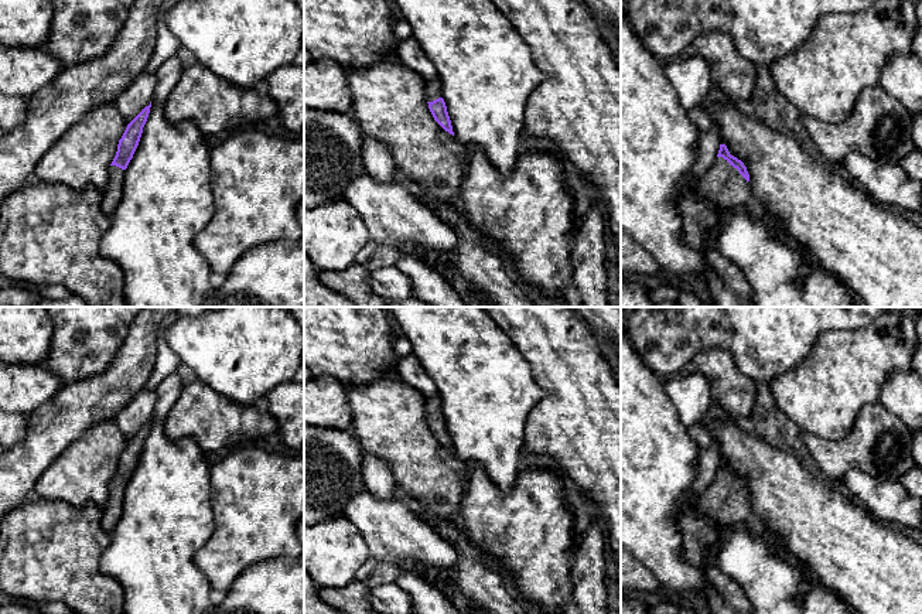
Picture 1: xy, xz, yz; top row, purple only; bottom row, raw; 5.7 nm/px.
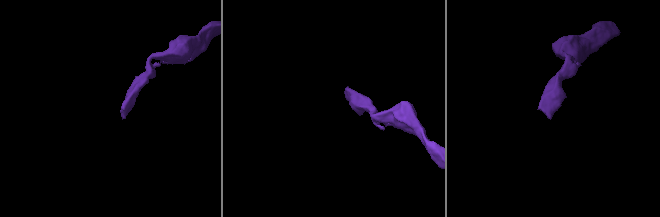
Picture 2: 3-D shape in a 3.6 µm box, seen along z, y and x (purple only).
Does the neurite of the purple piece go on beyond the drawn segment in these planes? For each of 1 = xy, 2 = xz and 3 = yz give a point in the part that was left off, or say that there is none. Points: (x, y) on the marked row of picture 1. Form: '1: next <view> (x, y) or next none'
1: next xy (113, 191)
2: next xz (433, 88)
3: next yz (721, 187)

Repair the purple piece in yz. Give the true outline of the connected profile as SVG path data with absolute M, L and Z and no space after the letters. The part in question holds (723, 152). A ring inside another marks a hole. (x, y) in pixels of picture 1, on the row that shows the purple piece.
M725 144L700 178L697 191L686 195L679 212L682 216L682 238L693 249L700 249L710 229L718 219L718 209L740 209L752 202L748 187L749 174L741 160L731 156Z

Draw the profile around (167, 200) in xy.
M174 55L156 71L157 83L150 113L133 158L124 170L123 197L99 242L99 253L117 263L123 272L123 300L127 307L201 307L211 290L212 270L194 245L194 238L214 215L211 147L194 122L171 123L164 113L167 96L180 81L182 69L181 61Z

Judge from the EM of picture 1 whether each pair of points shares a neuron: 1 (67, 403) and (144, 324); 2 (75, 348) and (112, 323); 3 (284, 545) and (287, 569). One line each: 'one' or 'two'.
1: one
2: one
3: two

